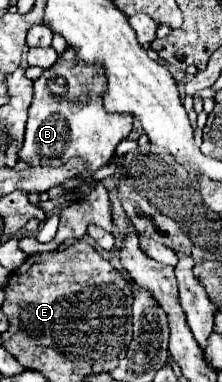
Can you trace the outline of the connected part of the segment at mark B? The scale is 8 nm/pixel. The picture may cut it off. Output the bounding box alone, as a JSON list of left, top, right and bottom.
[20,48,132,174]

